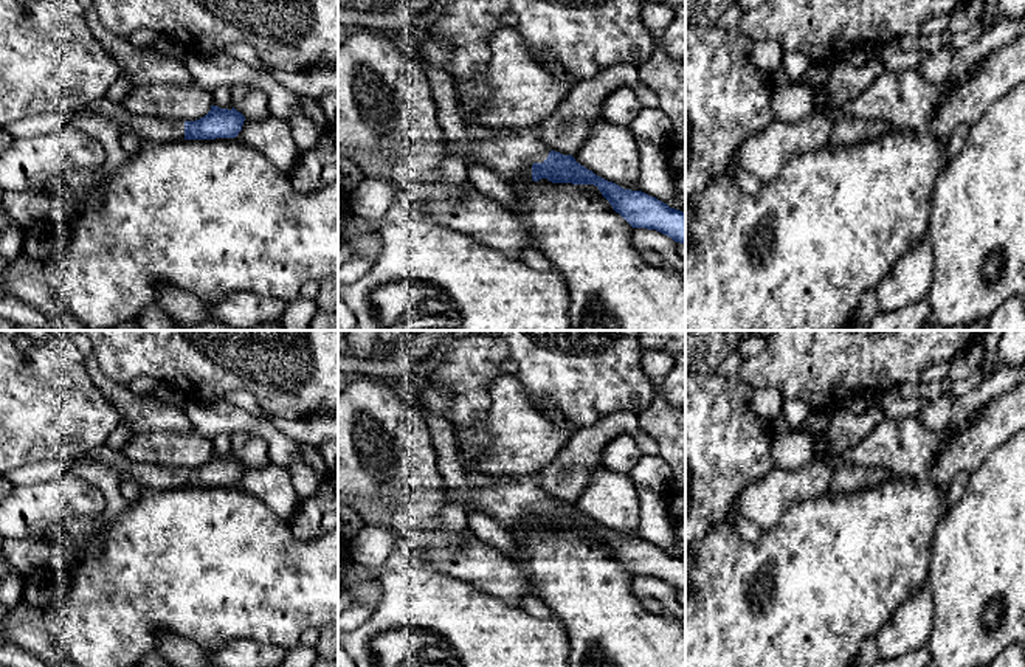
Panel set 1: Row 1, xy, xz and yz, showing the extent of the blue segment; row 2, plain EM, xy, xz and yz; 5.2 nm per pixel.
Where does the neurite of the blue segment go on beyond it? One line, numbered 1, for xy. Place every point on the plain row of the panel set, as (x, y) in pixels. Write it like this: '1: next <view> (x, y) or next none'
1: next xy (151, 476)

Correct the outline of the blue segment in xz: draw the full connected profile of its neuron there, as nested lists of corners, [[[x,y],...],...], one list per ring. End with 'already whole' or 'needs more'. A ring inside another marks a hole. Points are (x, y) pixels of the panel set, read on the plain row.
[[[533,478],[478,484],[461,501],[445,486],[445,504],[459,504],[493,518],[504,529],[547,526],[552,530],[594,532],[633,575],[656,577],[685,591],[685,560],[642,538],[623,537],[575,509],[572,503],[549,498]]] | needs more

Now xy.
[[[104,445],[87,453],[81,459],[102,462],[115,470],[121,479],[133,479],[143,490],[155,492],[181,487],[236,486],[245,468],[245,464],[234,454],[228,458],[217,453],[211,453],[211,458],[195,468],[138,464]]] | needs more

